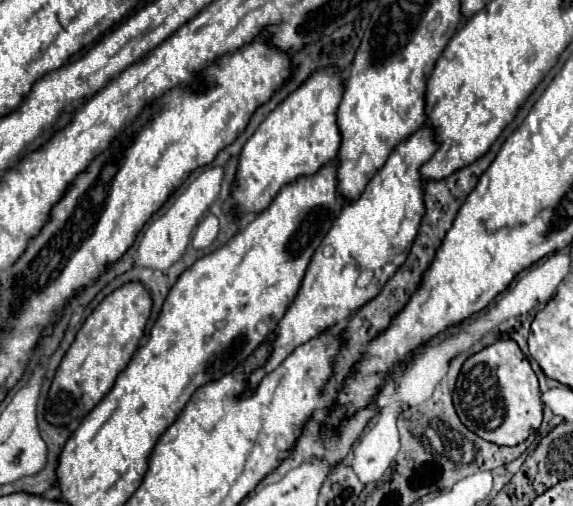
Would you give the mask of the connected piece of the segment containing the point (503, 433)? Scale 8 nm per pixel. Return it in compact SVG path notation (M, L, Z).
M498 340L464 362L454 390L454 406L466 428L498 446L516 446L542 424L538 378L514 340Z

